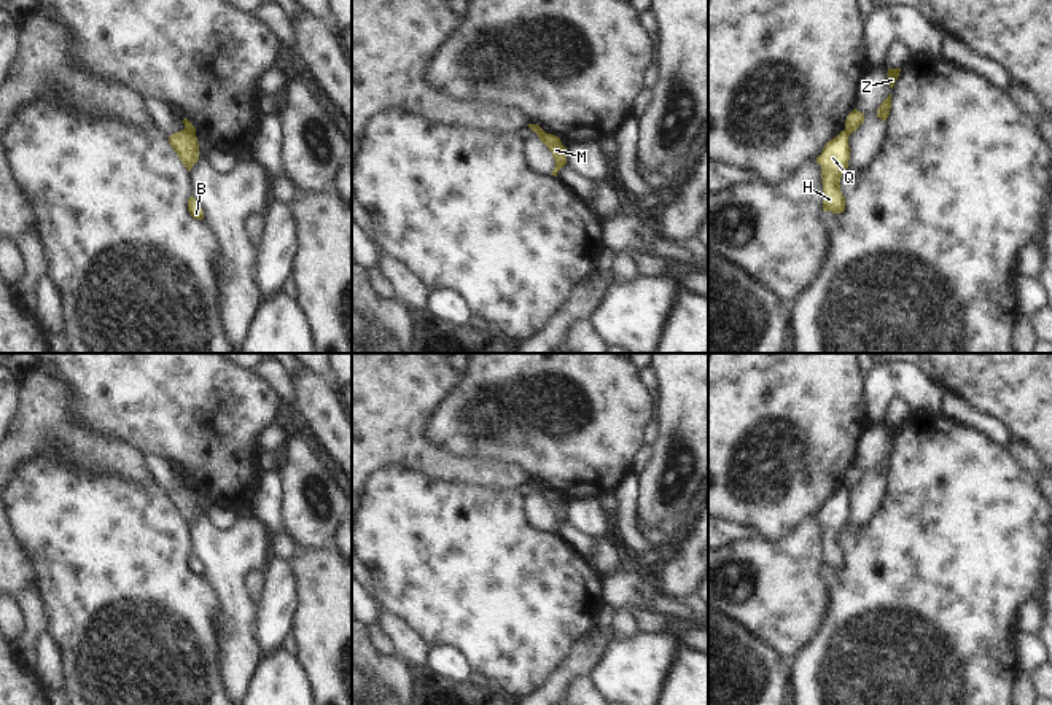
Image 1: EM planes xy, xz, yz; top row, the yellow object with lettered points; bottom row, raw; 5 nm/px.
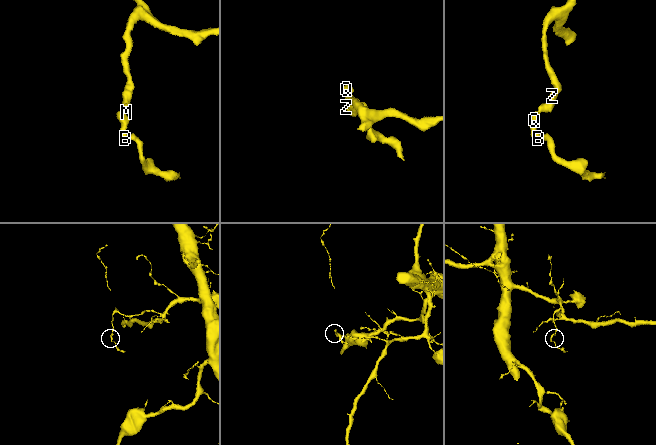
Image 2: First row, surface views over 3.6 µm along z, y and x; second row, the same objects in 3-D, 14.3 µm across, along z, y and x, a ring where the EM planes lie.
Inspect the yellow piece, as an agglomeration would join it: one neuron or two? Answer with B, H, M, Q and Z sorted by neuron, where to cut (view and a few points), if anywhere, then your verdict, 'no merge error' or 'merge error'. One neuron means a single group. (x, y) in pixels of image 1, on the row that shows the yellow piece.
B H Q / M Z; cut in yz along (845, 129), (849, 136); merge error

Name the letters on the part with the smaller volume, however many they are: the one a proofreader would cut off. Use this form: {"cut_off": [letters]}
{"cut_off": ["B", "H", "Q"]}

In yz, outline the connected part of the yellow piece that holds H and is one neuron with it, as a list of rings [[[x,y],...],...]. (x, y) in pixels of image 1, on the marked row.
[[[842,130],[824,145],[821,154],[816,158],[816,162],[821,166],[824,212],[842,213],[845,210],[845,197],[839,183],[844,170],[848,169],[848,137],[848,132]]]

